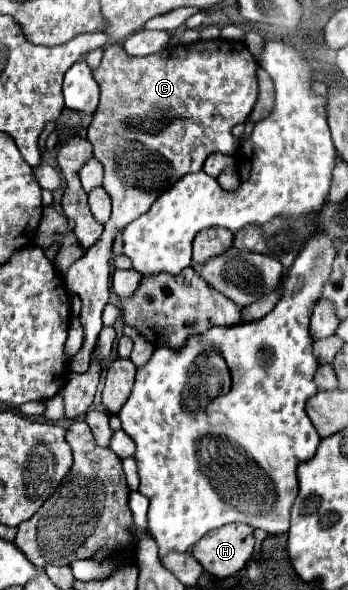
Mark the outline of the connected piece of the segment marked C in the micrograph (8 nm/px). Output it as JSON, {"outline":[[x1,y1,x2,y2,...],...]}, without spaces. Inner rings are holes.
{"outline":[[199,40,189,46,169,46,167,50,161,50,159,54,149,54,147,58,127,56,123,46,117,42,103,48,103,60,93,70,93,78,101,88,101,102,91,126,87,128,87,140,93,144,93,158,103,164,103,188,113,200,113,214,111,220,105,224,103,238,65,272,65,286,71,292,79,294,83,302,81,324,85,328,85,344,73,356,71,370,89,368,91,350,103,328,101,314,109,302,109,258,115,232,123,230,129,222,143,216,153,206,153,202,171,188,171,180,175,184,181,176,189,172,199,172,209,154,221,152,231,156,237,152,237,140,233,138,231,128,245,122,257,102,257,68,259,64,247,50,247,46,233,40]]}

